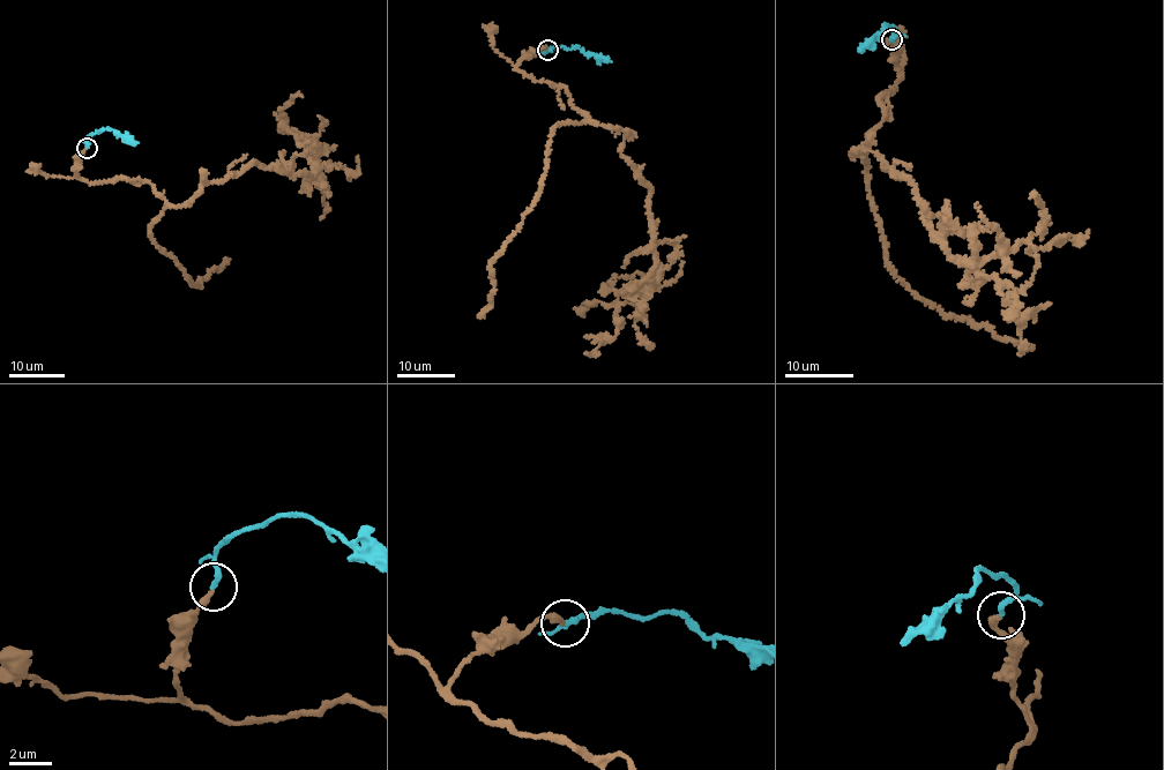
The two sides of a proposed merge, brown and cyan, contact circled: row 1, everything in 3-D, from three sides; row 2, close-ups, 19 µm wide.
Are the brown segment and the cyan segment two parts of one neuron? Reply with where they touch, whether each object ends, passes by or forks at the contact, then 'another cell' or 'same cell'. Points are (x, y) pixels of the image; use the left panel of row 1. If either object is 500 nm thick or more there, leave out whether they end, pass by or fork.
place (87, 148); brown ends; cyan ends; same cell

